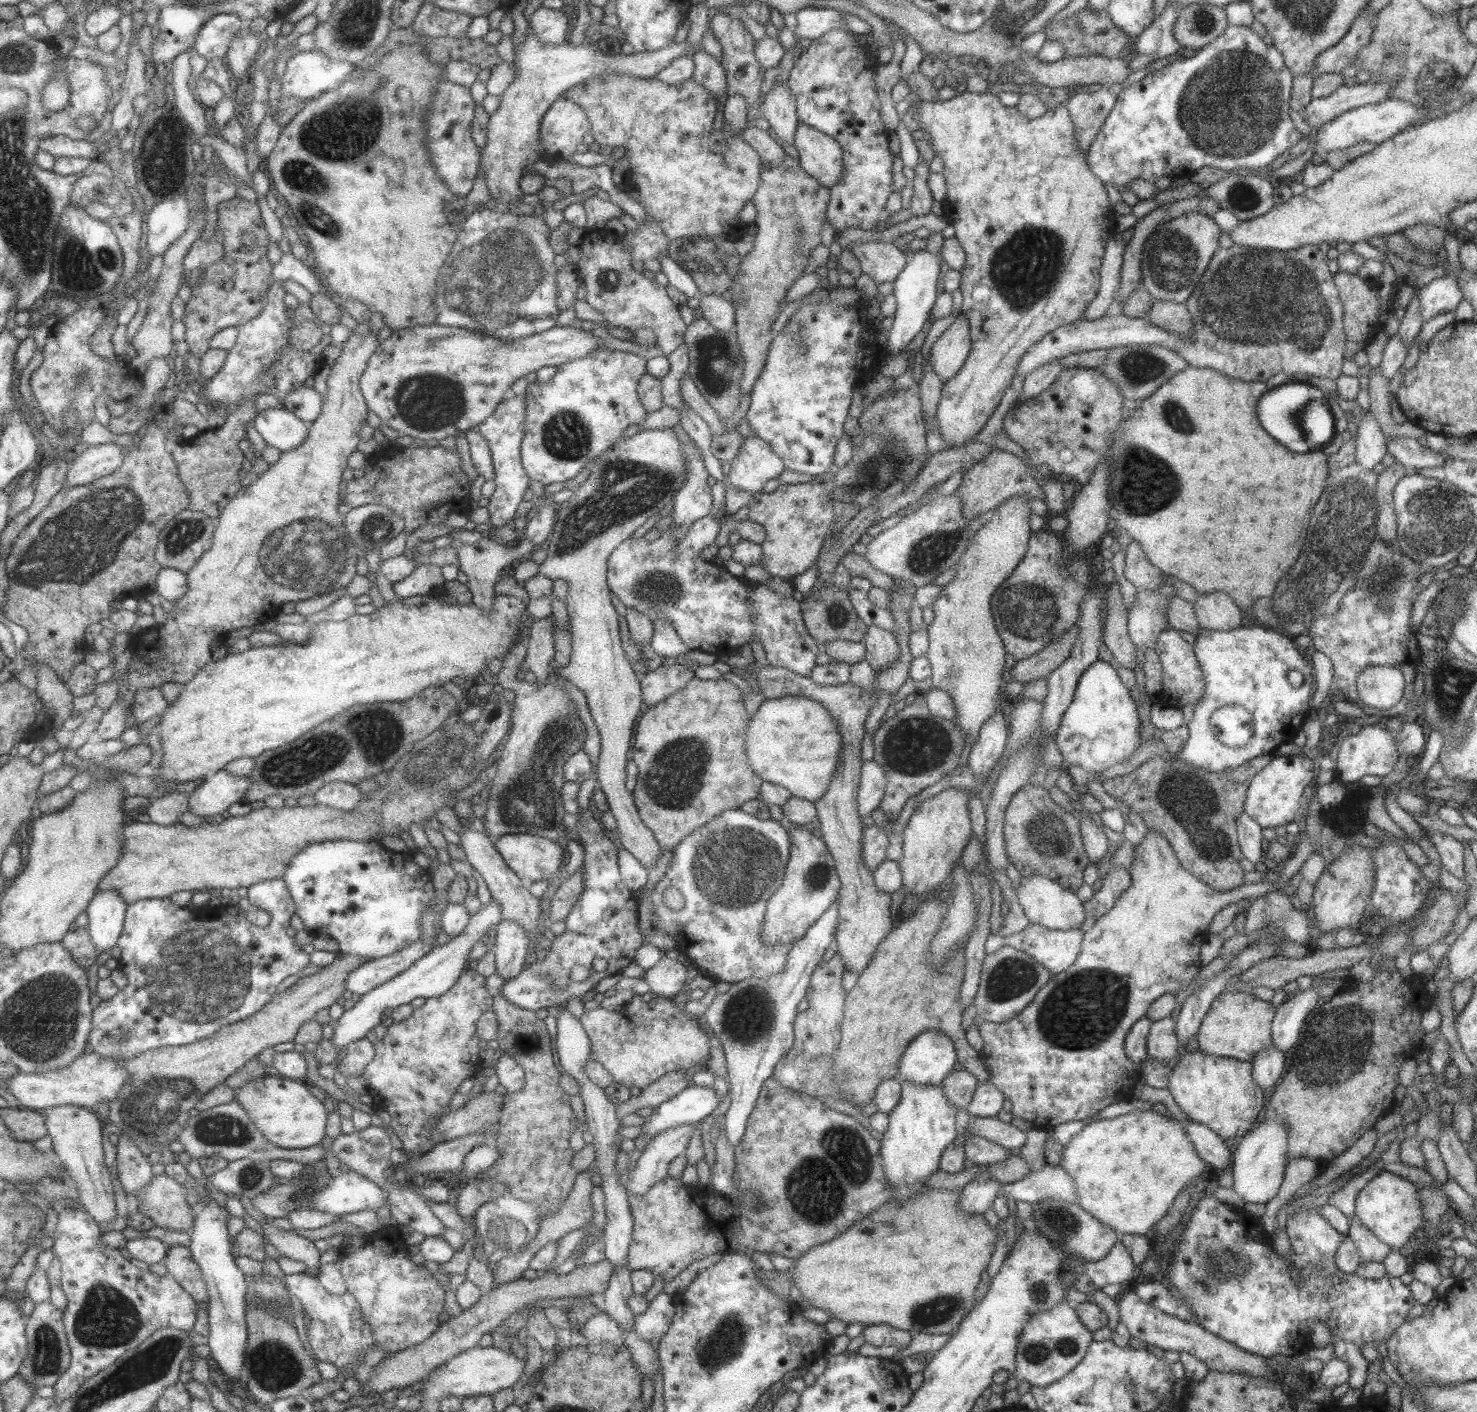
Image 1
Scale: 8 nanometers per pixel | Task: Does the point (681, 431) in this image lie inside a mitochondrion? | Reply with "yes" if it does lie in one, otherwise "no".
no

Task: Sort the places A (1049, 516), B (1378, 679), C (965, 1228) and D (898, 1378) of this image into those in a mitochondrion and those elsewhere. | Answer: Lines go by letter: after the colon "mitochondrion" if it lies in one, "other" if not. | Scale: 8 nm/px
A: other
B: other
C: other
D: other

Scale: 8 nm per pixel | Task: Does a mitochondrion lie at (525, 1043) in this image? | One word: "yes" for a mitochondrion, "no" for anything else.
no

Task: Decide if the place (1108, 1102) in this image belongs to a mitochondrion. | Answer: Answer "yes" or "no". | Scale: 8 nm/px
no

